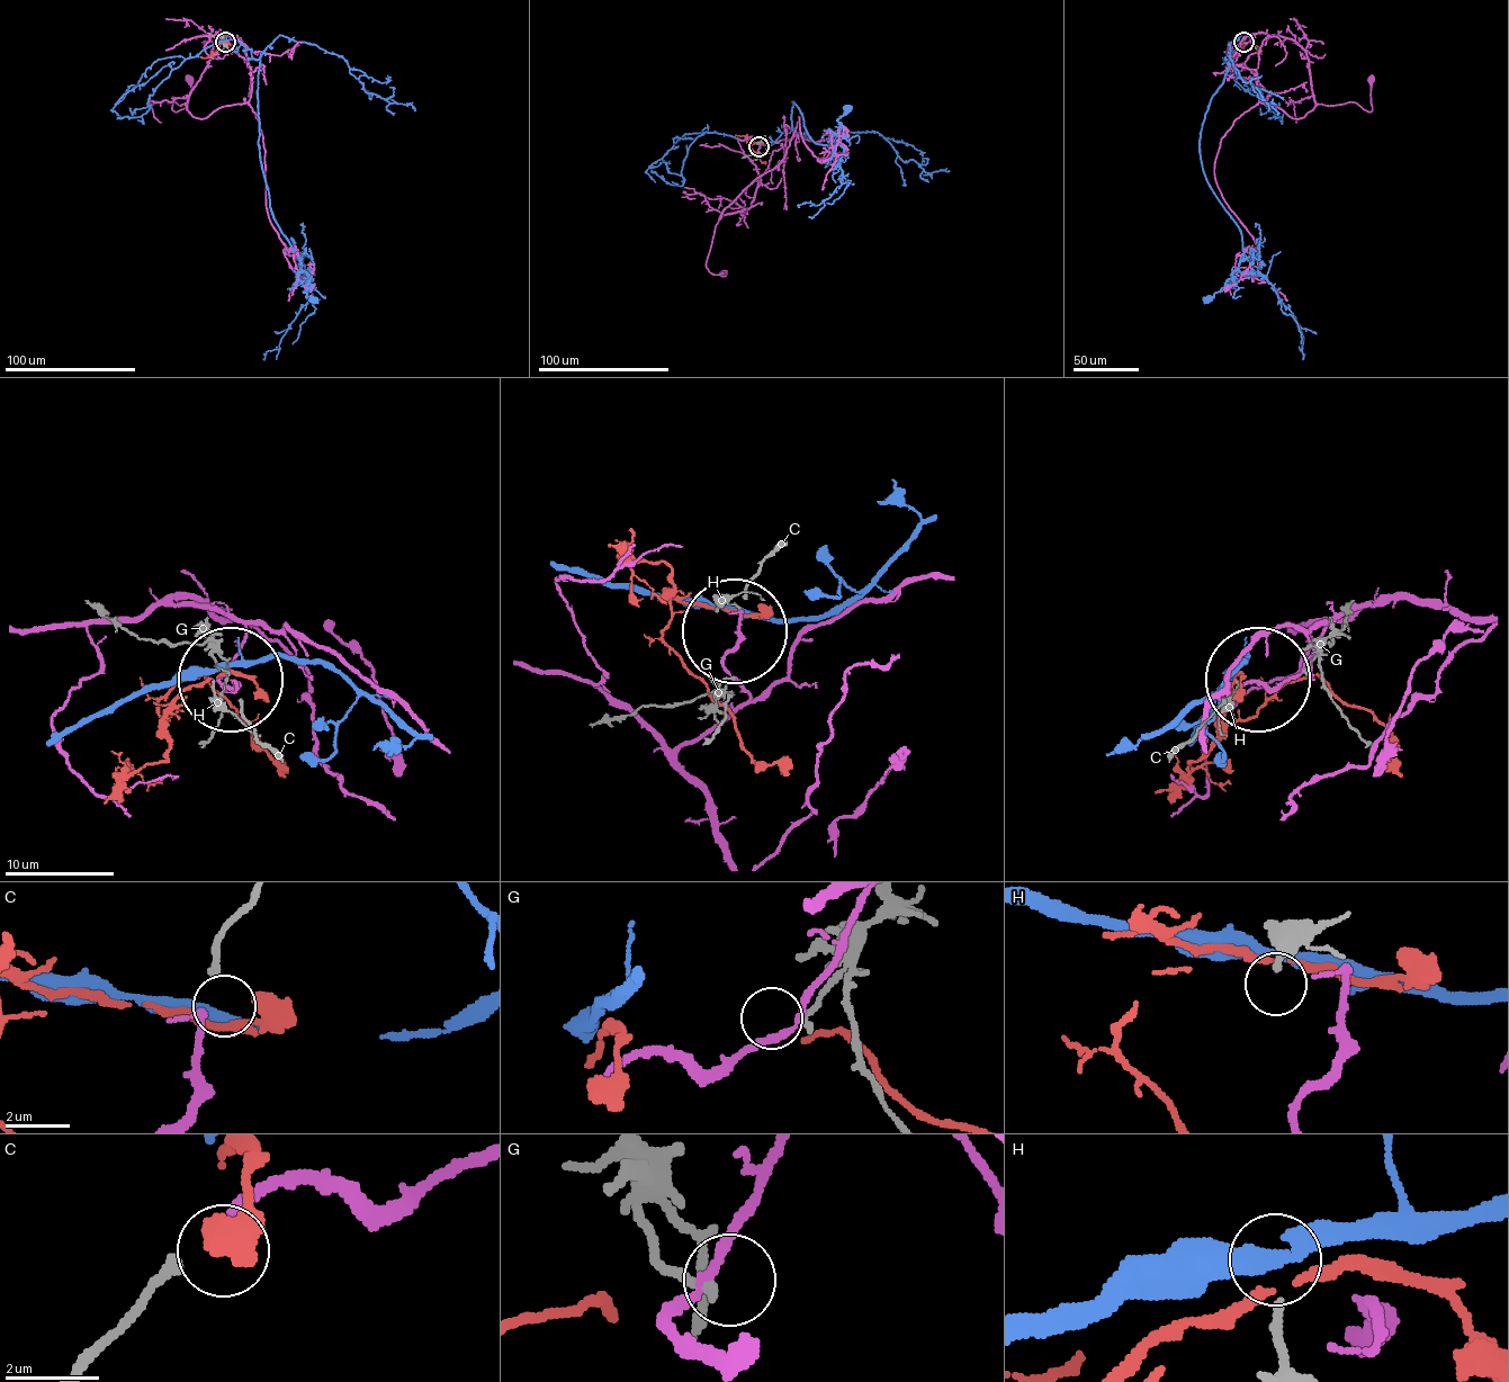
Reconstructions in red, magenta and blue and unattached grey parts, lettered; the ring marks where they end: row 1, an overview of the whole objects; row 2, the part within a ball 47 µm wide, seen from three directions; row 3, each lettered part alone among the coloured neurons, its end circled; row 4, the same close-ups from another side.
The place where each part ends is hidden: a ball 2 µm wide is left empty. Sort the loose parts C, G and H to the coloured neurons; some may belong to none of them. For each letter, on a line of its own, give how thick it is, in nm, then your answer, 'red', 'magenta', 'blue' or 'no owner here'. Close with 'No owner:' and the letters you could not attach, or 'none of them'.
C: 240 nm | magenta
G: 200 nm | no owner here
H: 160 nm | no owner here
No owner: G, H

